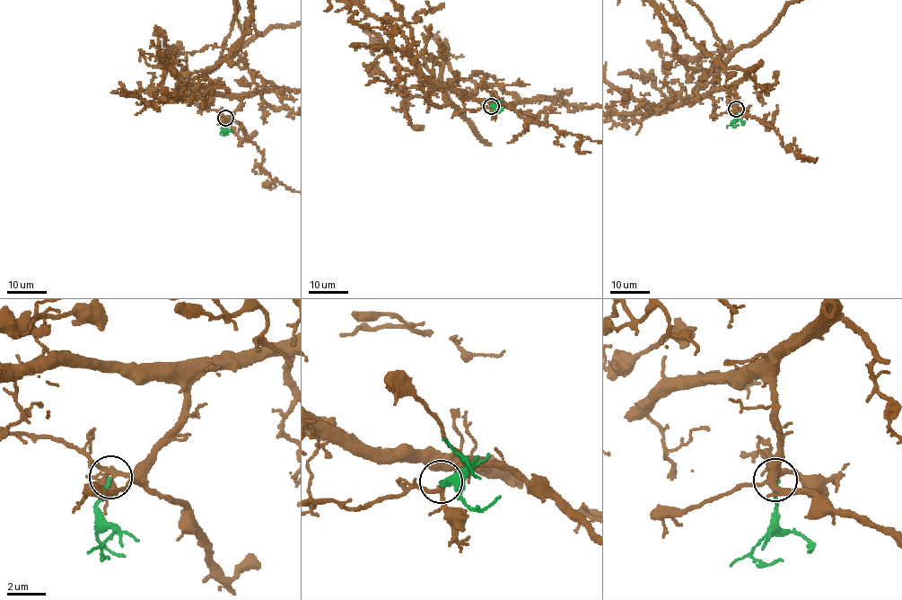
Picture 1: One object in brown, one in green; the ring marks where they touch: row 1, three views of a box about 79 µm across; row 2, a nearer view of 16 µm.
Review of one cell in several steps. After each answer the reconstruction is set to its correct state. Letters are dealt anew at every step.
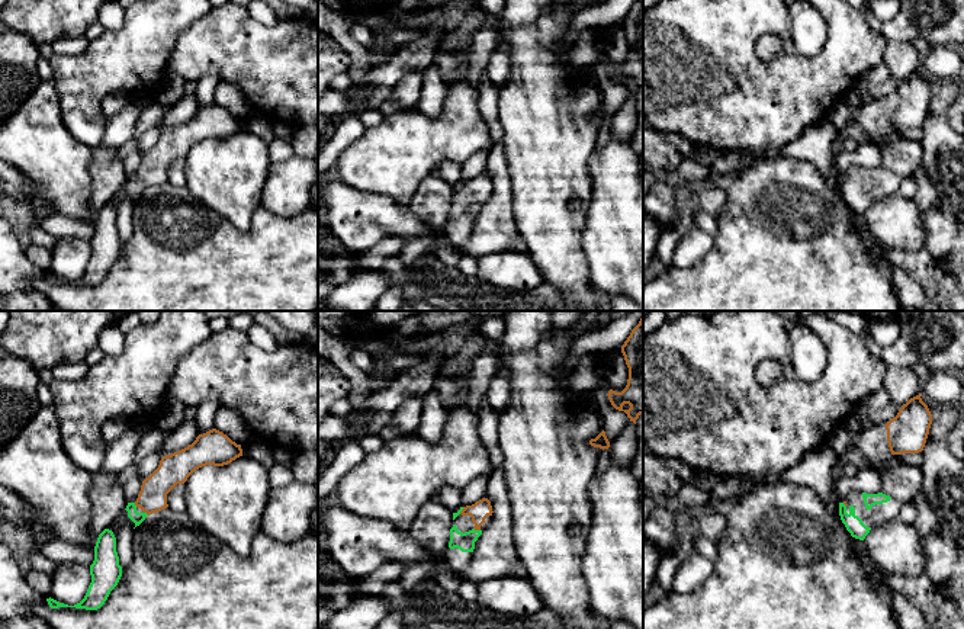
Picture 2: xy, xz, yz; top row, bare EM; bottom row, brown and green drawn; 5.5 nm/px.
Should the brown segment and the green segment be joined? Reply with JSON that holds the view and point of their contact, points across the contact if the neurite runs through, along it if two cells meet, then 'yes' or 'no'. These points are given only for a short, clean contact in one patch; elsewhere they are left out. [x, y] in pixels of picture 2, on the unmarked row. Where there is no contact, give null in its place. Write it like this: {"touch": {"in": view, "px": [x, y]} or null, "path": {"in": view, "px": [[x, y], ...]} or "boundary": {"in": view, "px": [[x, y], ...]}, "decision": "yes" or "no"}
{"touch": {"in": "xz", "px": [476, 204]}, "path": {"in": "xz", "px": [[482, 183], [478, 188], [476, 204], [465, 217]]}, "decision": "yes"}

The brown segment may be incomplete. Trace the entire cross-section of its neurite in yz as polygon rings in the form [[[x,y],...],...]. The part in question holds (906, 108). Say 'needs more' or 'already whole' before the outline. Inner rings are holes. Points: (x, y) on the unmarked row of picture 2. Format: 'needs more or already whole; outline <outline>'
already whole; outline [[[922,68],[902,80],[897,90],[887,96],[887,116],[891,129],[919,128],[923,125],[932,89],[922,76]]]

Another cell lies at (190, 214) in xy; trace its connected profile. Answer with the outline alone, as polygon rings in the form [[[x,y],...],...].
[[[167,182],[134,203],[132,235],[100,283],[51,283],[46,273],[28,283],[52,304],[52,311],[318,311],[318,209],[285,218],[258,206],[244,232],[197,202],[186,186]]]

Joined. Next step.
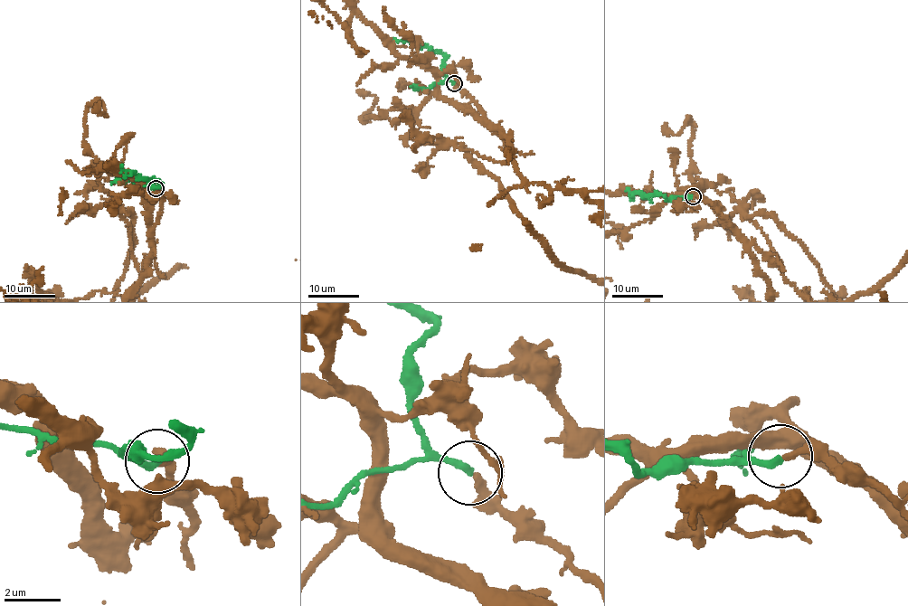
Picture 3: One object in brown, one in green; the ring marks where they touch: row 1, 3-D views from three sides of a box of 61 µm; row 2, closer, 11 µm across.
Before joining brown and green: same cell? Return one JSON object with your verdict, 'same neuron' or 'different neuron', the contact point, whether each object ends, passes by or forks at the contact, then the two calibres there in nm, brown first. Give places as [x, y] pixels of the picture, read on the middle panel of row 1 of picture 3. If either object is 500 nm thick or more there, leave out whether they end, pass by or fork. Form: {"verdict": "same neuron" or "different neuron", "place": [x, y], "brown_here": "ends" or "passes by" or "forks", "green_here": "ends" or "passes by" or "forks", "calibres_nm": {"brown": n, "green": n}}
{"verdict": "same neuron", "place": [454, 83], "brown_here": "ends", "green_here": "ends", "calibres_nm": {"brown": 240, "green": 240}}

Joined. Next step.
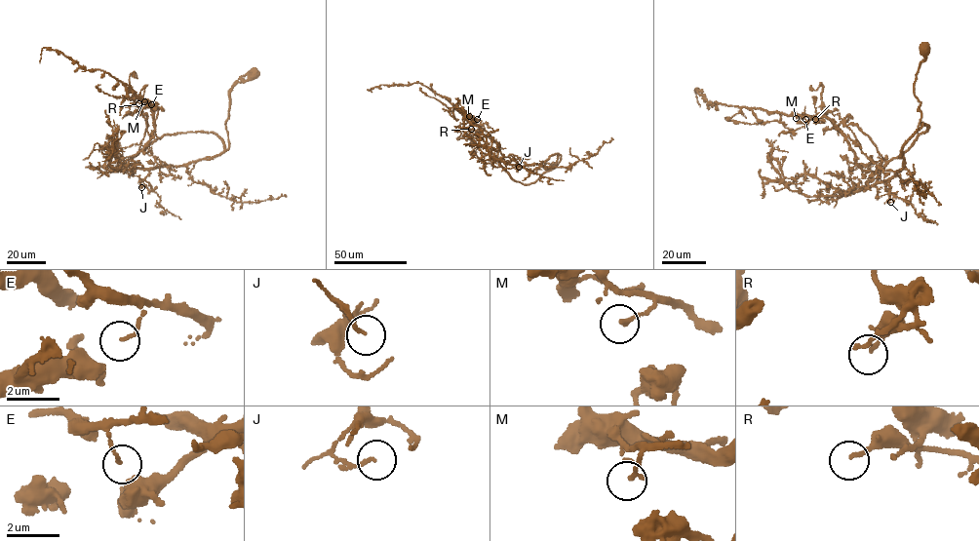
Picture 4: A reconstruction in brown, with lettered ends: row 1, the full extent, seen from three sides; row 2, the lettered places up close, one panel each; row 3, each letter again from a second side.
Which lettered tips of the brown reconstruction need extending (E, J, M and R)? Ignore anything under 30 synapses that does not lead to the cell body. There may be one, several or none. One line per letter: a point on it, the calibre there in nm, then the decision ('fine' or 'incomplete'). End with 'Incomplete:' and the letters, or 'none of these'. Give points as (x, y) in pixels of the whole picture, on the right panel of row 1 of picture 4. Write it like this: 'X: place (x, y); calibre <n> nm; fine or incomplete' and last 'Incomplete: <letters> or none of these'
E: place (805, 119); calibre 80 nm; fine
J: place (890, 202); calibre 110 nm; fine
M: place (796, 118); calibre 130 nm; fine
R: place (815, 119); calibre 130 nm; fine
Incomplete: none of these

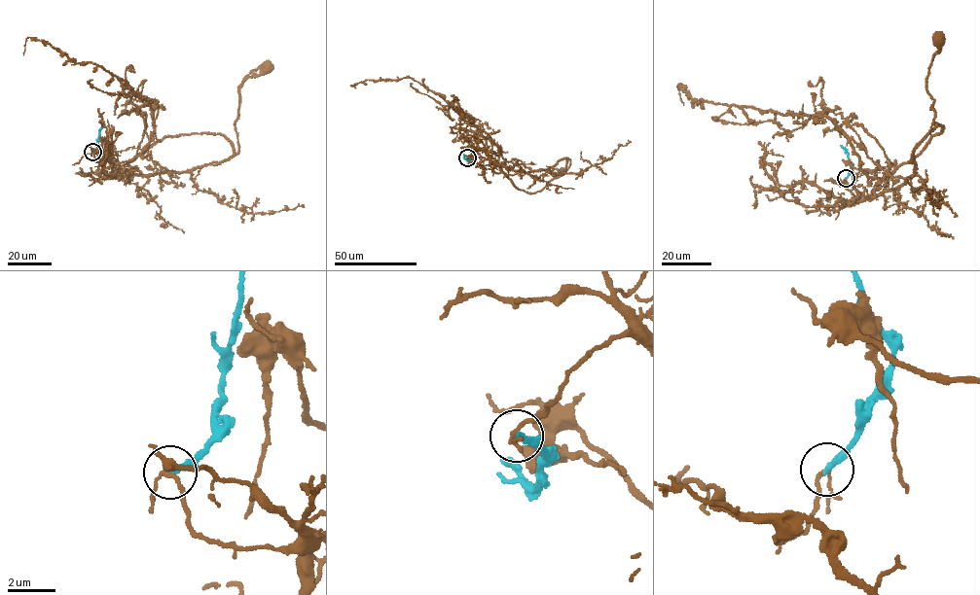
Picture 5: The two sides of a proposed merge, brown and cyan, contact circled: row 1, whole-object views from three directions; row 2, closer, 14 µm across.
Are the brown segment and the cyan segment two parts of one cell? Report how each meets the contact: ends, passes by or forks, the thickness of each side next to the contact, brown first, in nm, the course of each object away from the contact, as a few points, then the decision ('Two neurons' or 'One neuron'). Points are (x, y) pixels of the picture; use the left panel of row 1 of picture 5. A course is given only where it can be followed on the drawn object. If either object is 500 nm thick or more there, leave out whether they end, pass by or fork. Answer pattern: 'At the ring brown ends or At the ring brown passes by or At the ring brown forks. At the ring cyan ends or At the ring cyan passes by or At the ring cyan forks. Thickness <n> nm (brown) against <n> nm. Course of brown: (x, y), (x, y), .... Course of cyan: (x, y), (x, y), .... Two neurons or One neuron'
At the ring brown passes by. At the ring cyan ends. Thickness 160 nm (brown) against 260 nm. Course of brown: (92, 152), (105, 158), (99, 174), (103, 177), (188, 172), (228, 159), (238, 151), (239, 86), (267, 68). Course of cyan: (92, 152), (104, 123). Two neurons

